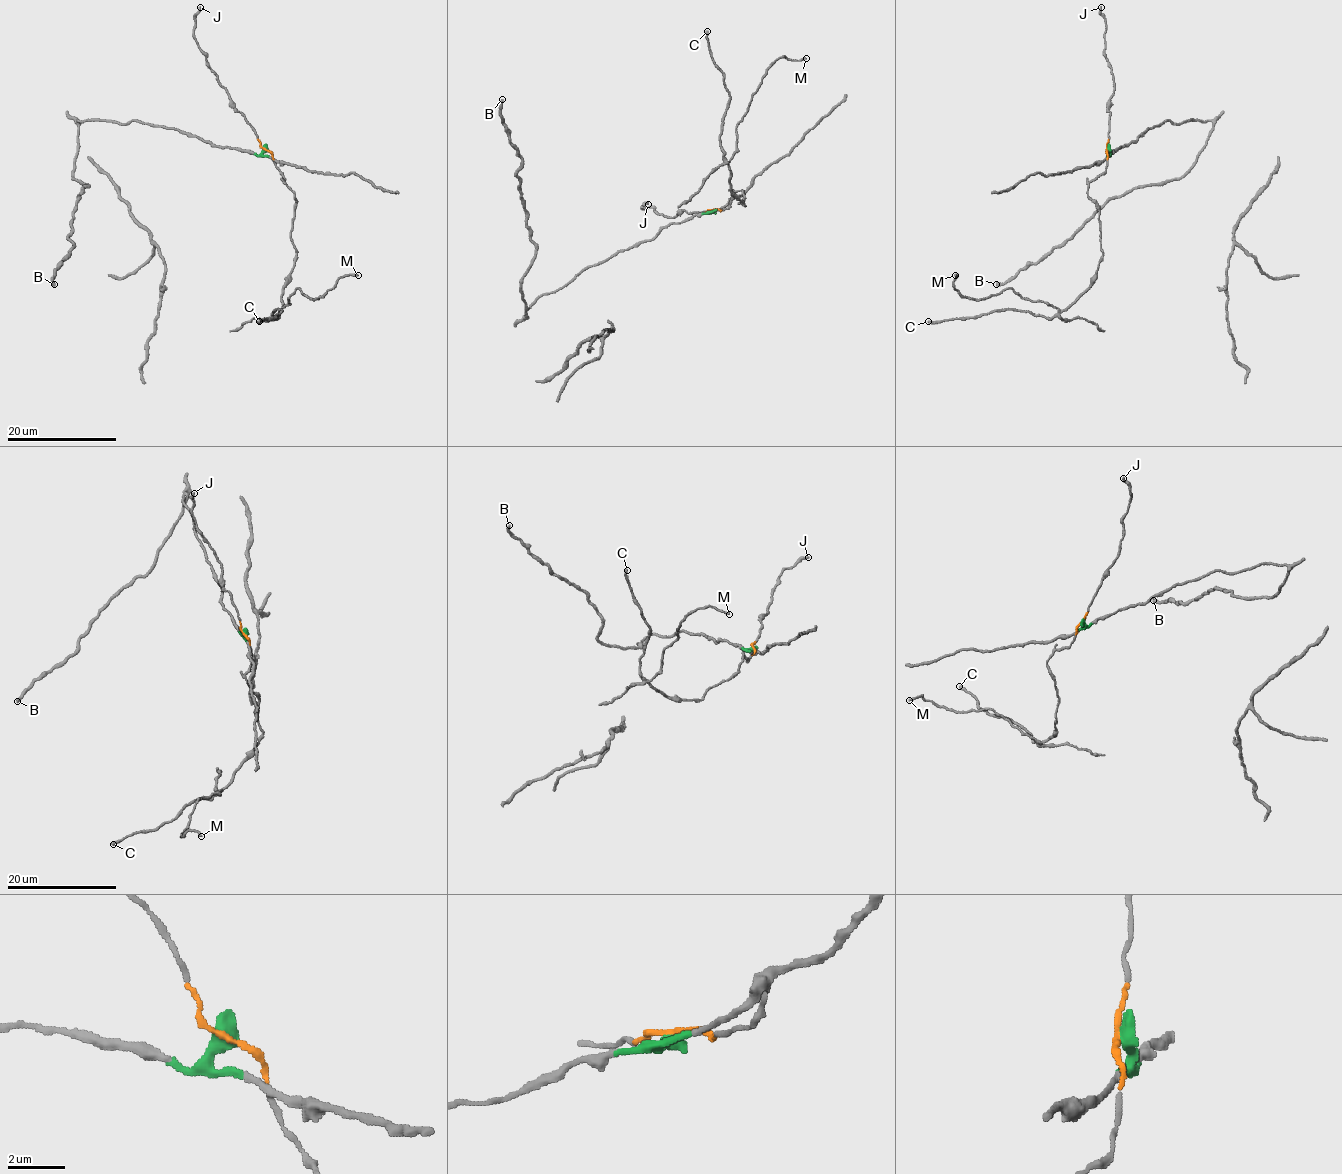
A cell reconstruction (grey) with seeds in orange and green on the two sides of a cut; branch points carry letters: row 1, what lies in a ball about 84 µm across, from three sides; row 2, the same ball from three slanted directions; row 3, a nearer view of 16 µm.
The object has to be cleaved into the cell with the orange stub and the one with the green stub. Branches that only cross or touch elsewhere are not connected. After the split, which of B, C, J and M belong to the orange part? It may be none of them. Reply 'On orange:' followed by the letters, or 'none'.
On orange: C, J, M

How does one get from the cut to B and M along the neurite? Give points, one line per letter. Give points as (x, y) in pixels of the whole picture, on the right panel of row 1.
B: (1107, 149), (1109, 154), (1165, 120), (1213, 124), (1197, 161), (1182, 176), (1111, 197), (1071, 236), (996, 284)
M: (1107, 149), (1105, 171), (1088, 193), (1103, 260), (1070, 305), (1062, 310), (1011, 288), (966, 298), (955, 275)

